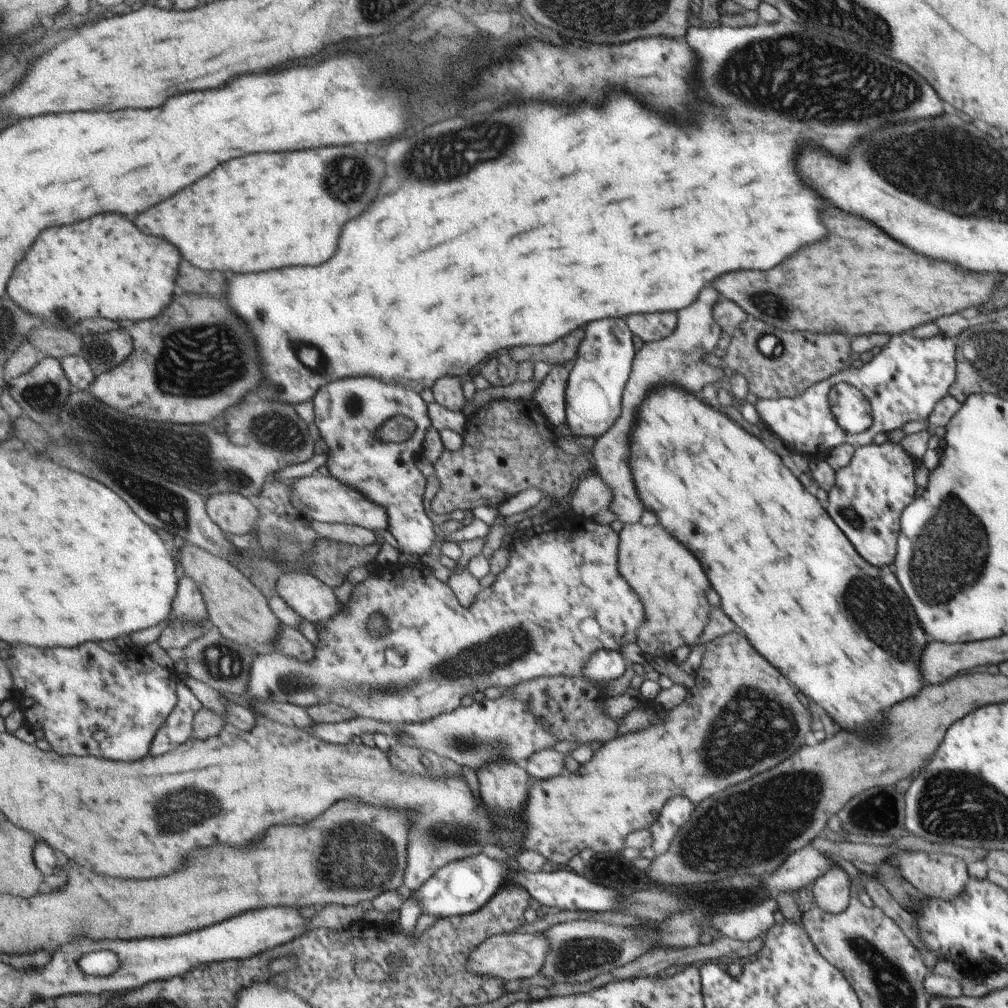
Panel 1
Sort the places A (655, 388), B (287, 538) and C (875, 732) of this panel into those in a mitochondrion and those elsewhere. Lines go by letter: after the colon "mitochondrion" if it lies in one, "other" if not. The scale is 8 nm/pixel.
A: other
B: mitochondrion
C: other

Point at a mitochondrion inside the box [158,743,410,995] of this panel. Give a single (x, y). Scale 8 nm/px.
(368, 857)

